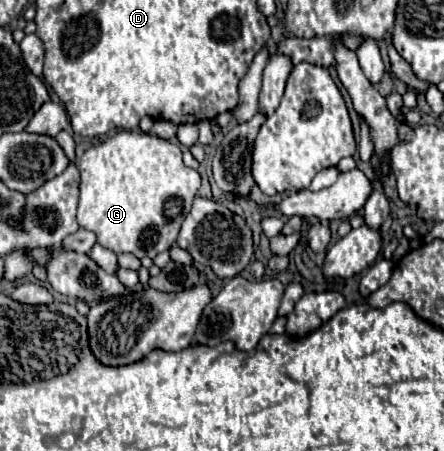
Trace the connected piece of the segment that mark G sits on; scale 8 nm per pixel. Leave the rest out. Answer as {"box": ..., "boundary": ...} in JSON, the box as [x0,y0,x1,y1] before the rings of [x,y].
{"box":[77,130,199,258],"boundary":[[[123,130],[113,138],[91,146],[83,152],[79,160],[79,206],[77,222],[85,230],[97,234],[97,242],[115,254],[135,254],[137,258],[155,258],[157,254],[169,250],[179,234],[183,218],[191,210],[193,196],[199,190],[199,174],[187,168],[181,160],[181,148],[149,132]]]}

